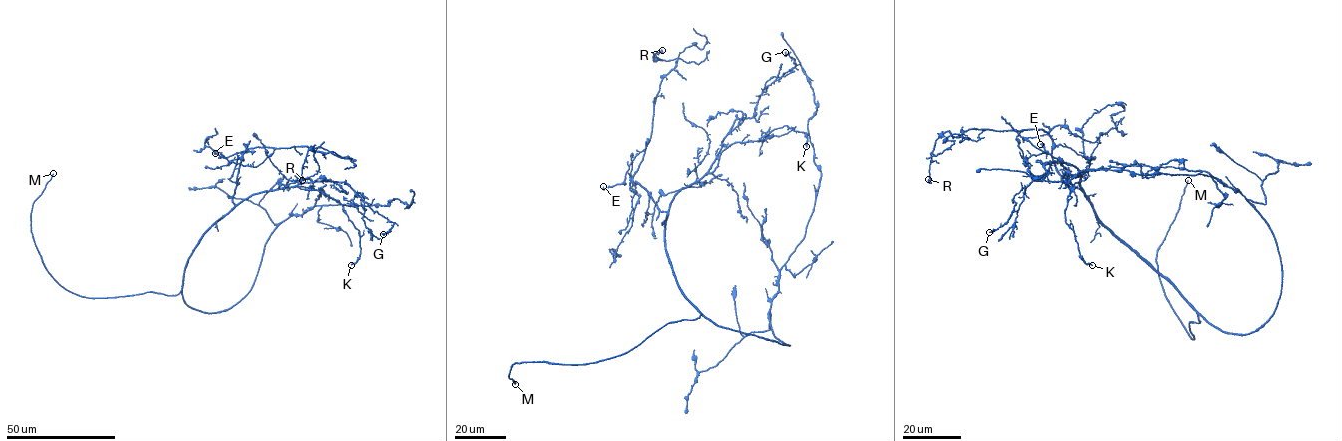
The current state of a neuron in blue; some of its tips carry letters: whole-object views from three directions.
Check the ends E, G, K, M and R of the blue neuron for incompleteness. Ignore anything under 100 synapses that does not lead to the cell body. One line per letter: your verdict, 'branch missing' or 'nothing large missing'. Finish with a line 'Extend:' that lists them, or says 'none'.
E: nothing large missing
G: nothing large missing
K: nothing large missing
M: branch missing
R: nothing large missing
Extend: M

